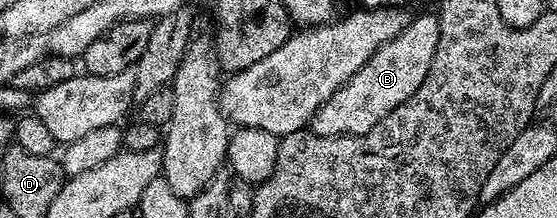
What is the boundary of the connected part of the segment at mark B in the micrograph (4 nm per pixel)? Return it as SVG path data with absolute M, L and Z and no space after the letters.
M414 16L399 36L379 47L379 51L375 51L375 55L371 55L371 59L367 59L367 63L363 63L363 67L359 67L359 71L355 71L355 75L351 75L351 79L347 79L347 83L343 83L343 87L339 87L335 95L331 95L331 99L327 99L327 103L323 103L319 111L315 111L311 132L324 137L354 137L371 131L371 127L375 127L379 119L395 111L399 103L411 99L419 83L427 79L427 71L431 67L431 59L435 59L440 34L436 16Z

